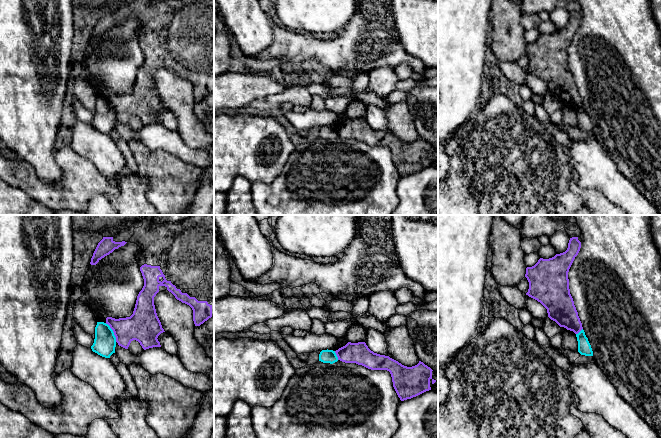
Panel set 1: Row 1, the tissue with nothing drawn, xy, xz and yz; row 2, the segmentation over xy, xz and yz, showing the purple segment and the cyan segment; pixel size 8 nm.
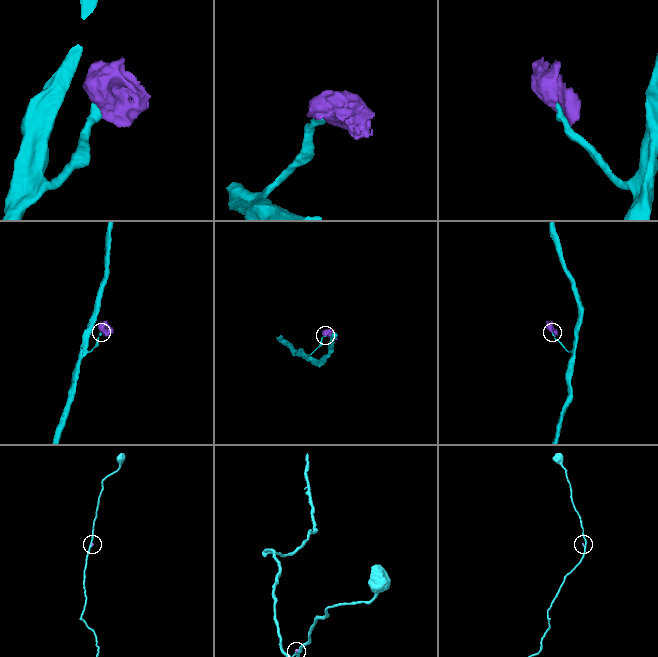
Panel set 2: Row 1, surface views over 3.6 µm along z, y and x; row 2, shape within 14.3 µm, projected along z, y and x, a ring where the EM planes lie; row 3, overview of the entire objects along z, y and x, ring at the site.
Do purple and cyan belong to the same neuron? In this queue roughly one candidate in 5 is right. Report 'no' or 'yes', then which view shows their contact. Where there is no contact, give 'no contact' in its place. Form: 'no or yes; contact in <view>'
no; contact in xy

